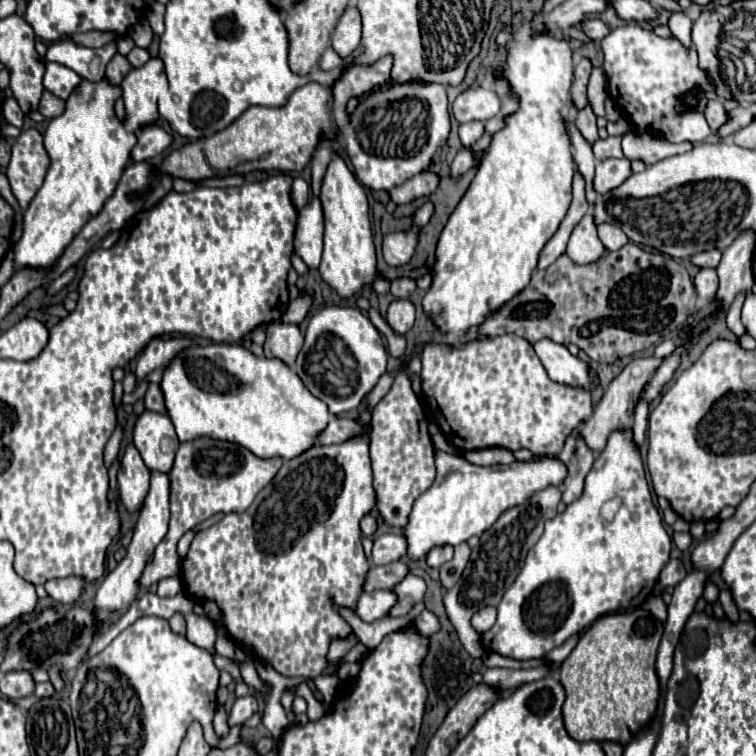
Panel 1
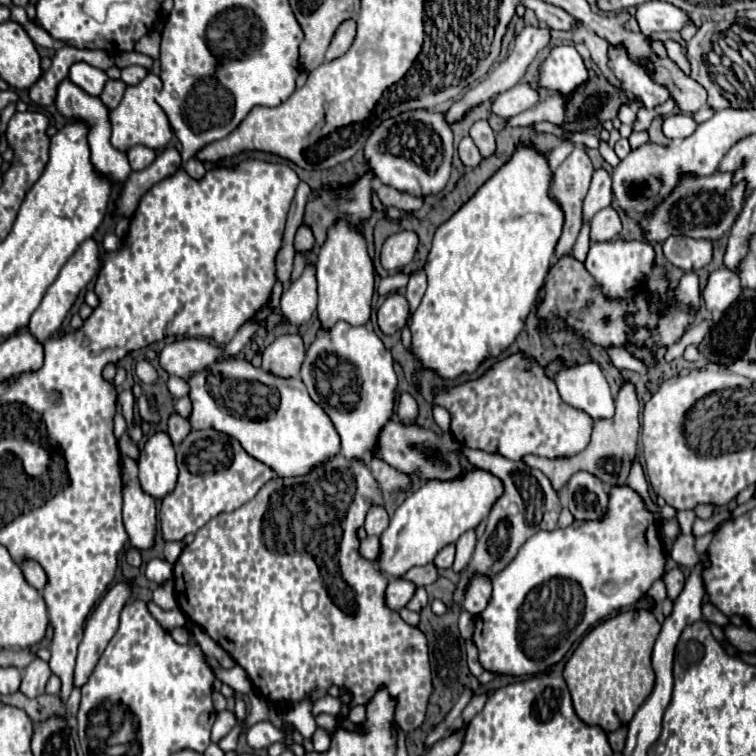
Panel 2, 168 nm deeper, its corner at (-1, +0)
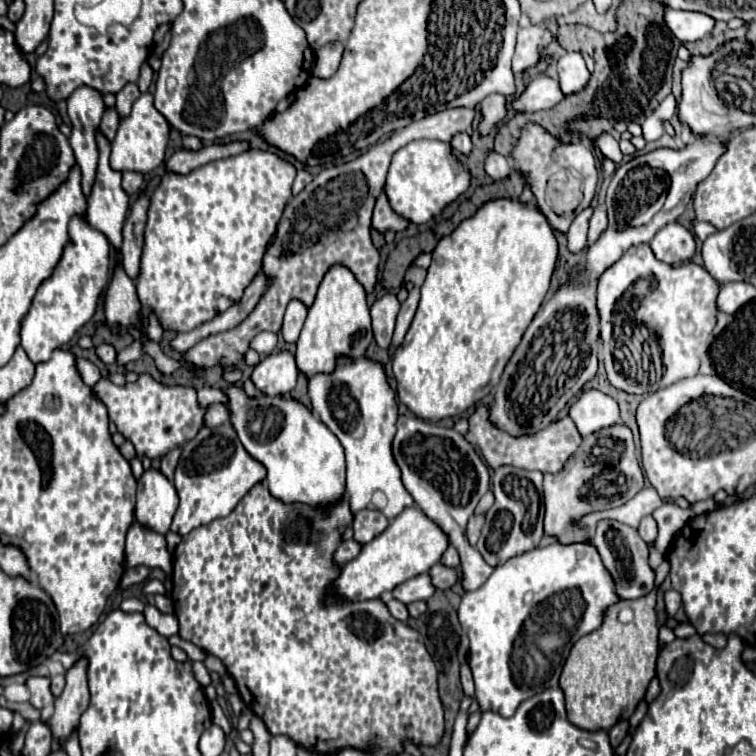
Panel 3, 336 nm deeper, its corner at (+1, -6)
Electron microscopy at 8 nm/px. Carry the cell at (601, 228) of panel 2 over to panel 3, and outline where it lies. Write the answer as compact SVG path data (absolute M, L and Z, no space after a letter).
M596 207L594 215L590 219L590 231L588 231L588 243L592 245L594 241L598 241L598 237L606 231L608 225L608 217L606 217L606 209L604 207Z

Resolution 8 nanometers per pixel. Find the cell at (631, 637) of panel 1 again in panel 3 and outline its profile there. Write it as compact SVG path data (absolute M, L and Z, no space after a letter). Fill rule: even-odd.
M656 591L636 601L618 601L616 605L612 605L606 611L602 627L574 643L560 675L560 687L566 695L566 711L570 723L586 731L608 731L618 721L628 721L636 705L644 699L648 683L656 675L656 659ZM622 607L634 609L634 619L630 623L618 621Z

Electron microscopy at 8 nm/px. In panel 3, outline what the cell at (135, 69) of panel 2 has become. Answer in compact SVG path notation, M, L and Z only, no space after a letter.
M130 83L130 85L124 85L118 93L116 93L116 109L120 113L120 117L126 117L130 113L130 107L132 103L140 97L140 89L136 83Z

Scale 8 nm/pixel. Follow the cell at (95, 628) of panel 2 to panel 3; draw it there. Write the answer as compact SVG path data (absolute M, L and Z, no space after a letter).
M78 657L78 661L66 671L66 687L62 695L56 699L56 711L48 719L54 739L64 739L78 725L80 715L88 707L88 685L86 685L86 657Z

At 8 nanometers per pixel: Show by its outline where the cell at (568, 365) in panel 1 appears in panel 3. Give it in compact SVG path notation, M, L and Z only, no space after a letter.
M584 389L580 397L570 405L568 415L576 423L582 437L620 421L618 403L598 389Z

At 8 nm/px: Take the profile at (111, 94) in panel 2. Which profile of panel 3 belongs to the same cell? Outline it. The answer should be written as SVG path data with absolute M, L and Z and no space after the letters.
M108 107L102 115L102 123L100 123L100 129L102 133L112 141L114 135L116 135L116 129L118 129L118 123L120 123L120 115L116 111L116 107Z

